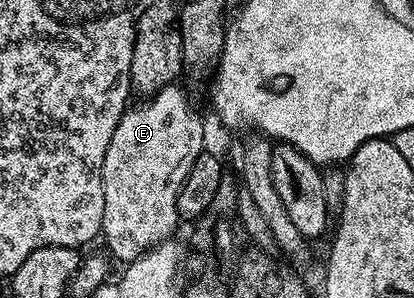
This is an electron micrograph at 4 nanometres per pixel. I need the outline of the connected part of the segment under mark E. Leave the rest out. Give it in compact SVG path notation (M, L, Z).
M180 85L164 87L155 95L147 96L135 107L129 106L114 129L114 137L110 137L110 149L106 149L106 157L102 165L102 181L104 182L104 208L102 209L102 240L108 246L107 254L121 259L127 265L142 257L152 247L165 243L177 233L178 193L186 181L186 173L190 173L190 165L199 155L205 154L204 123L198 112L192 108L186 92Z

